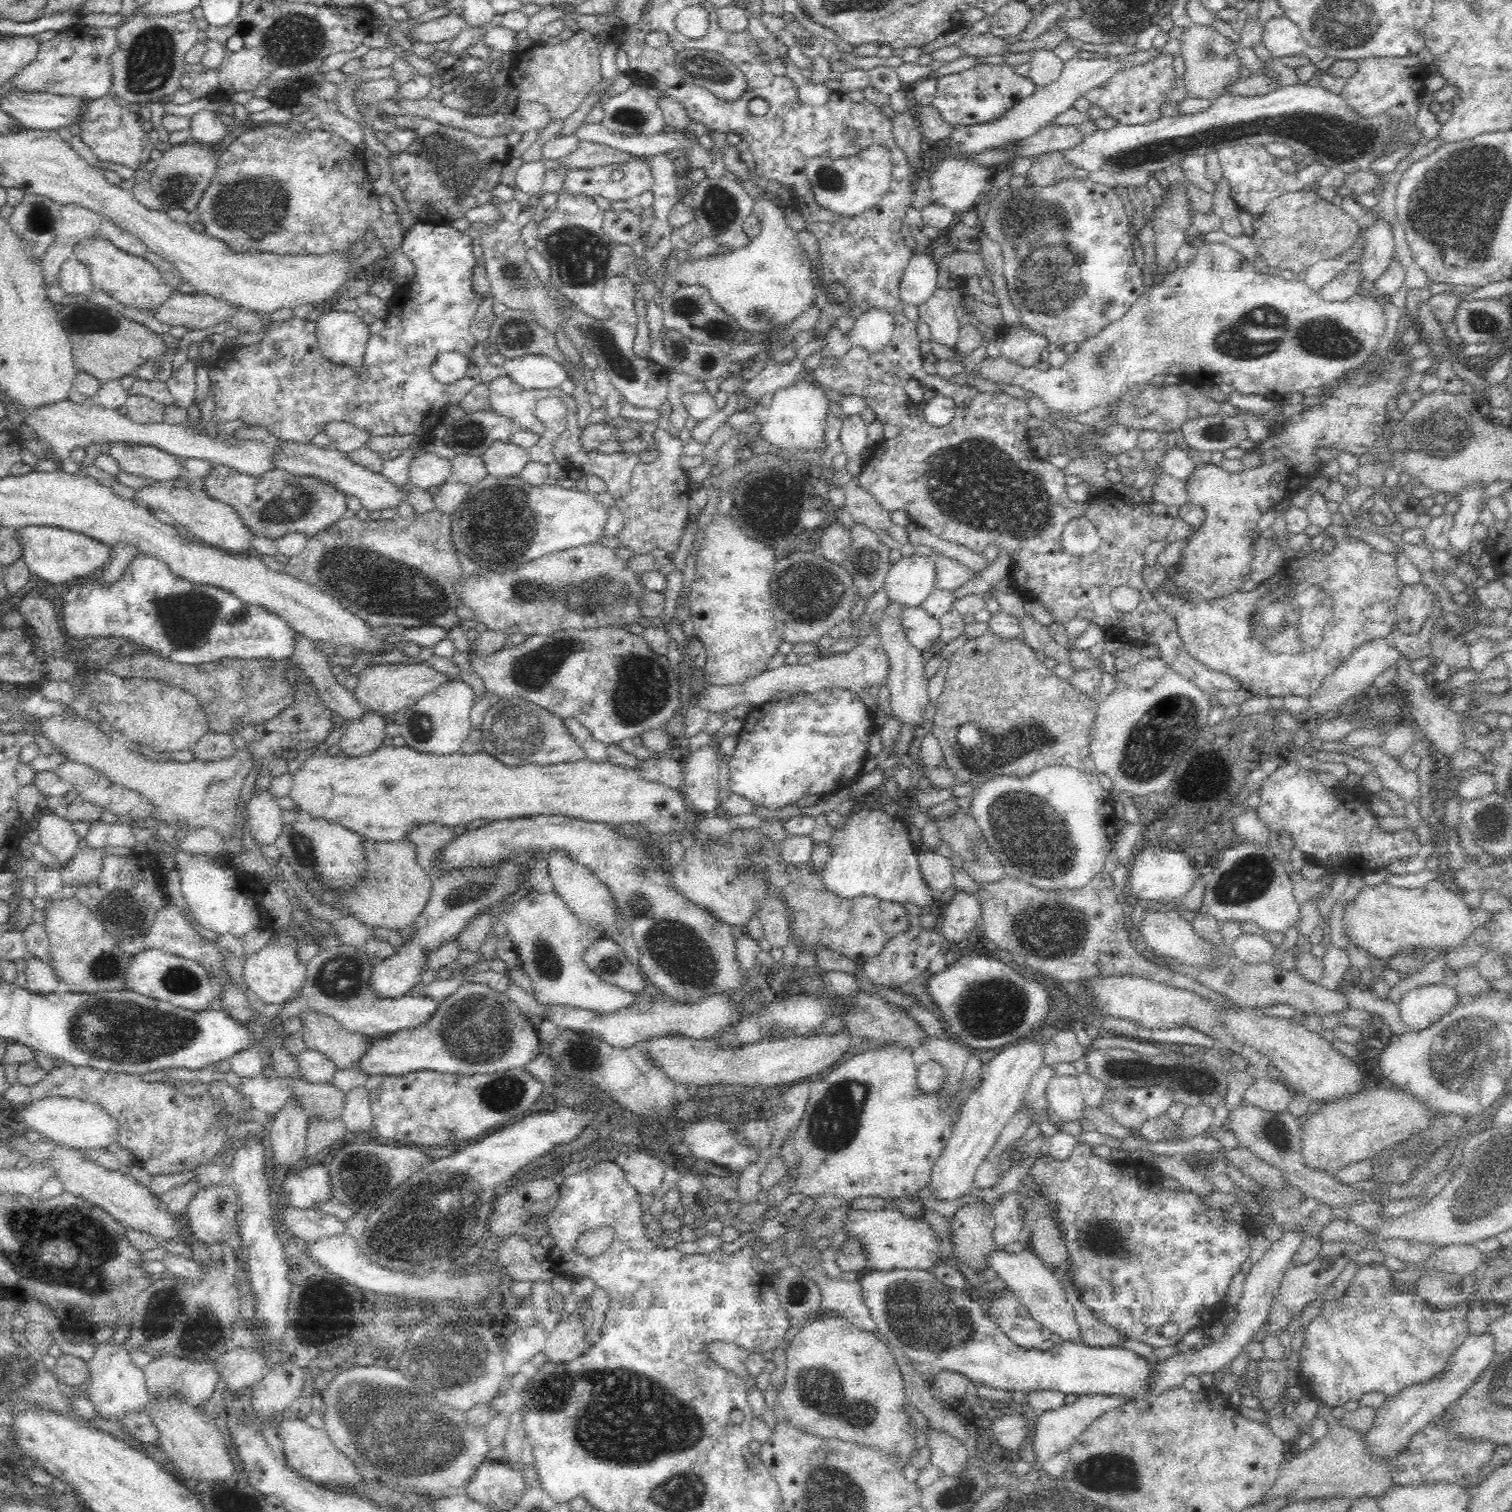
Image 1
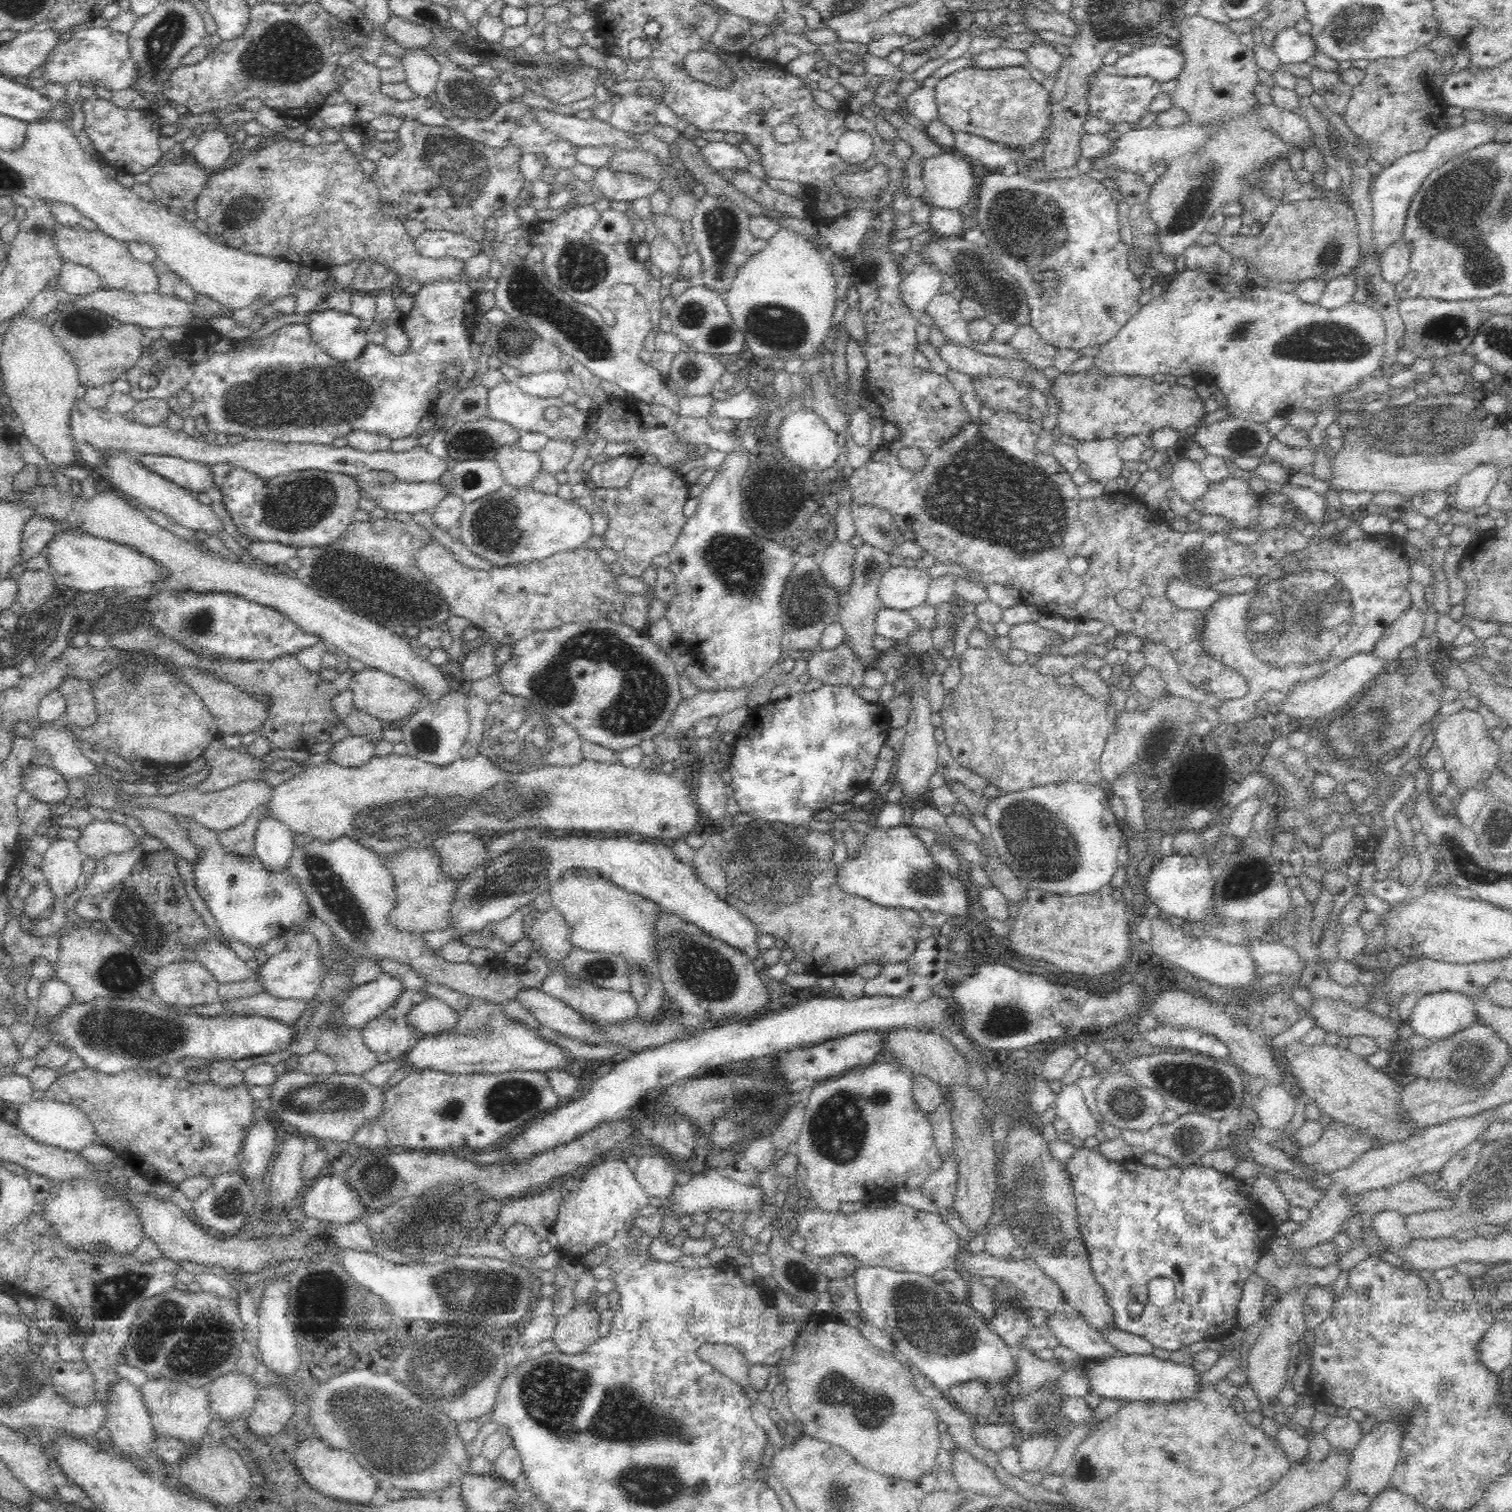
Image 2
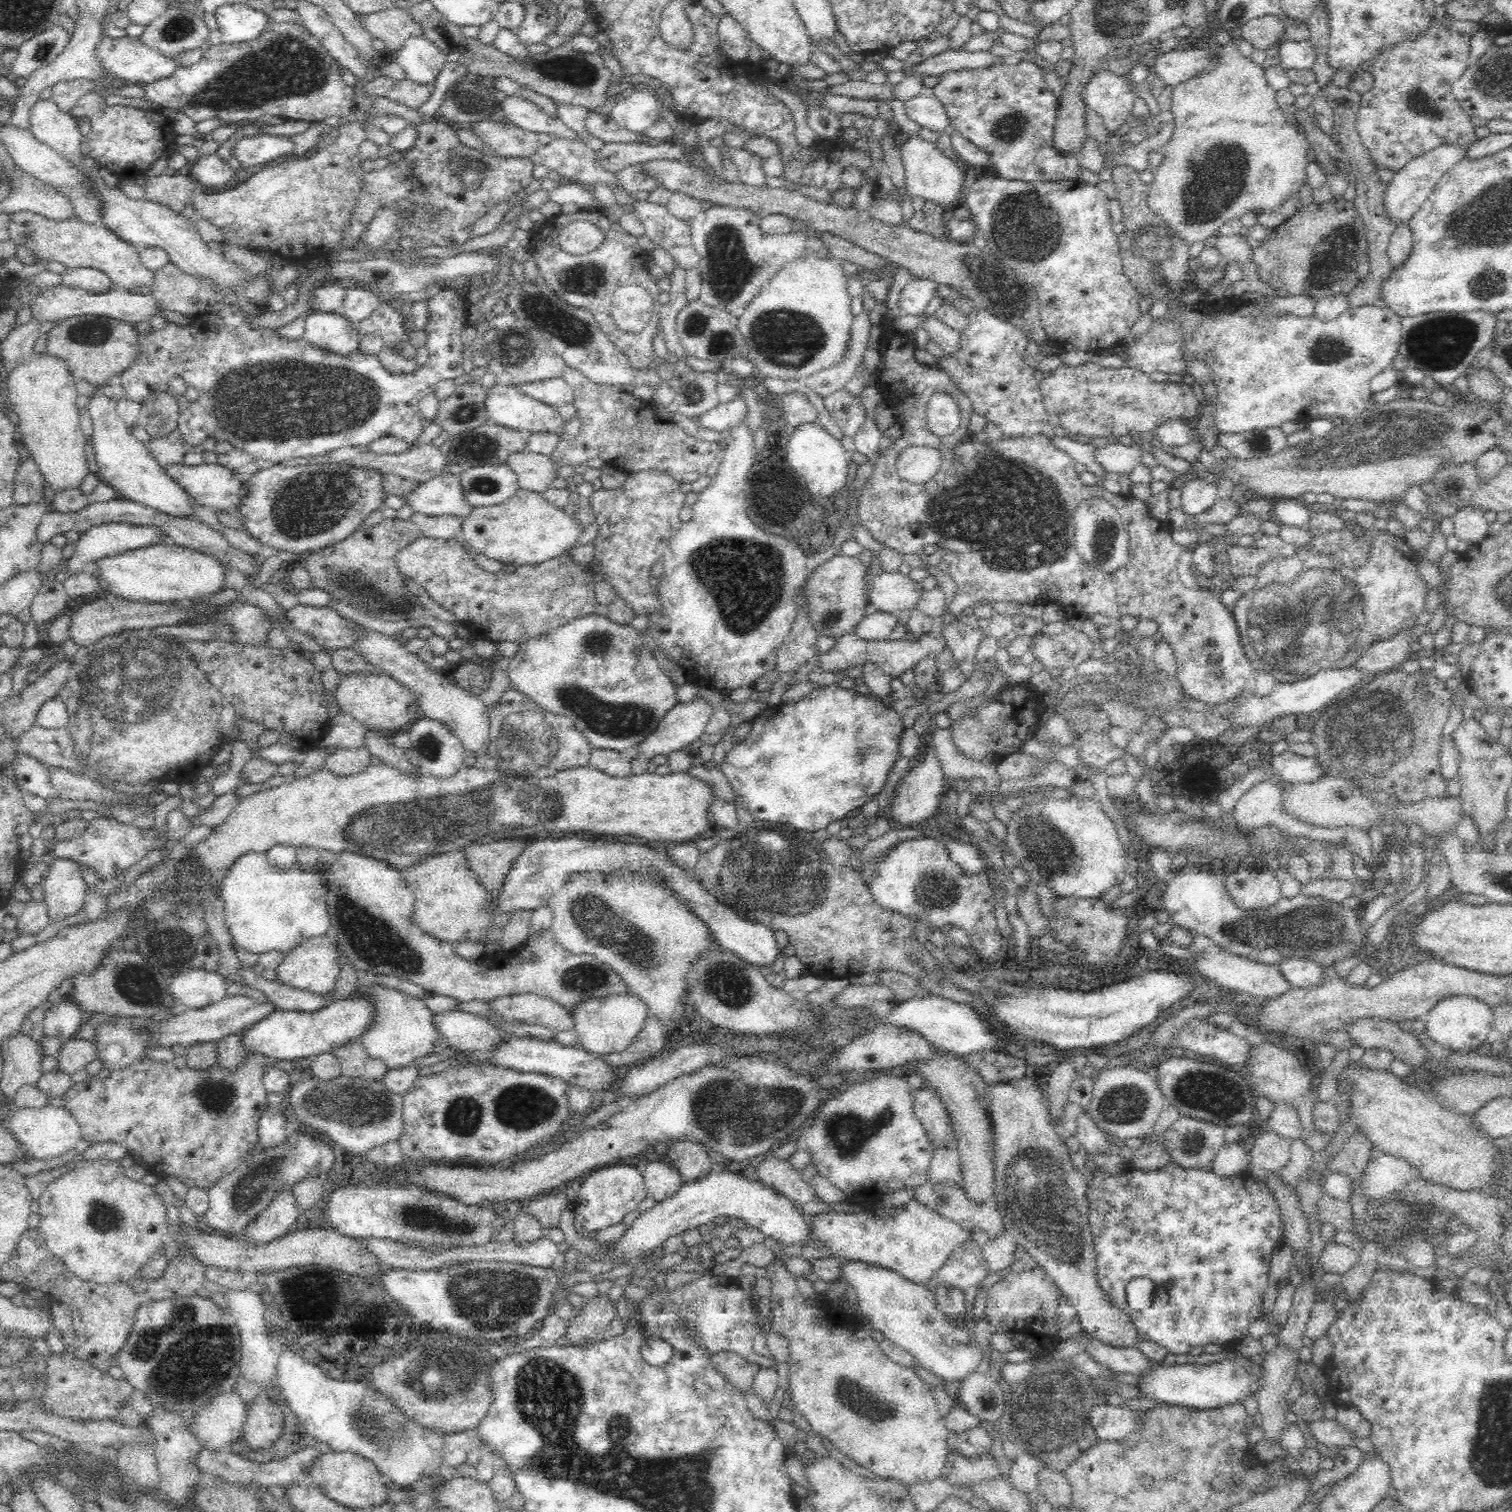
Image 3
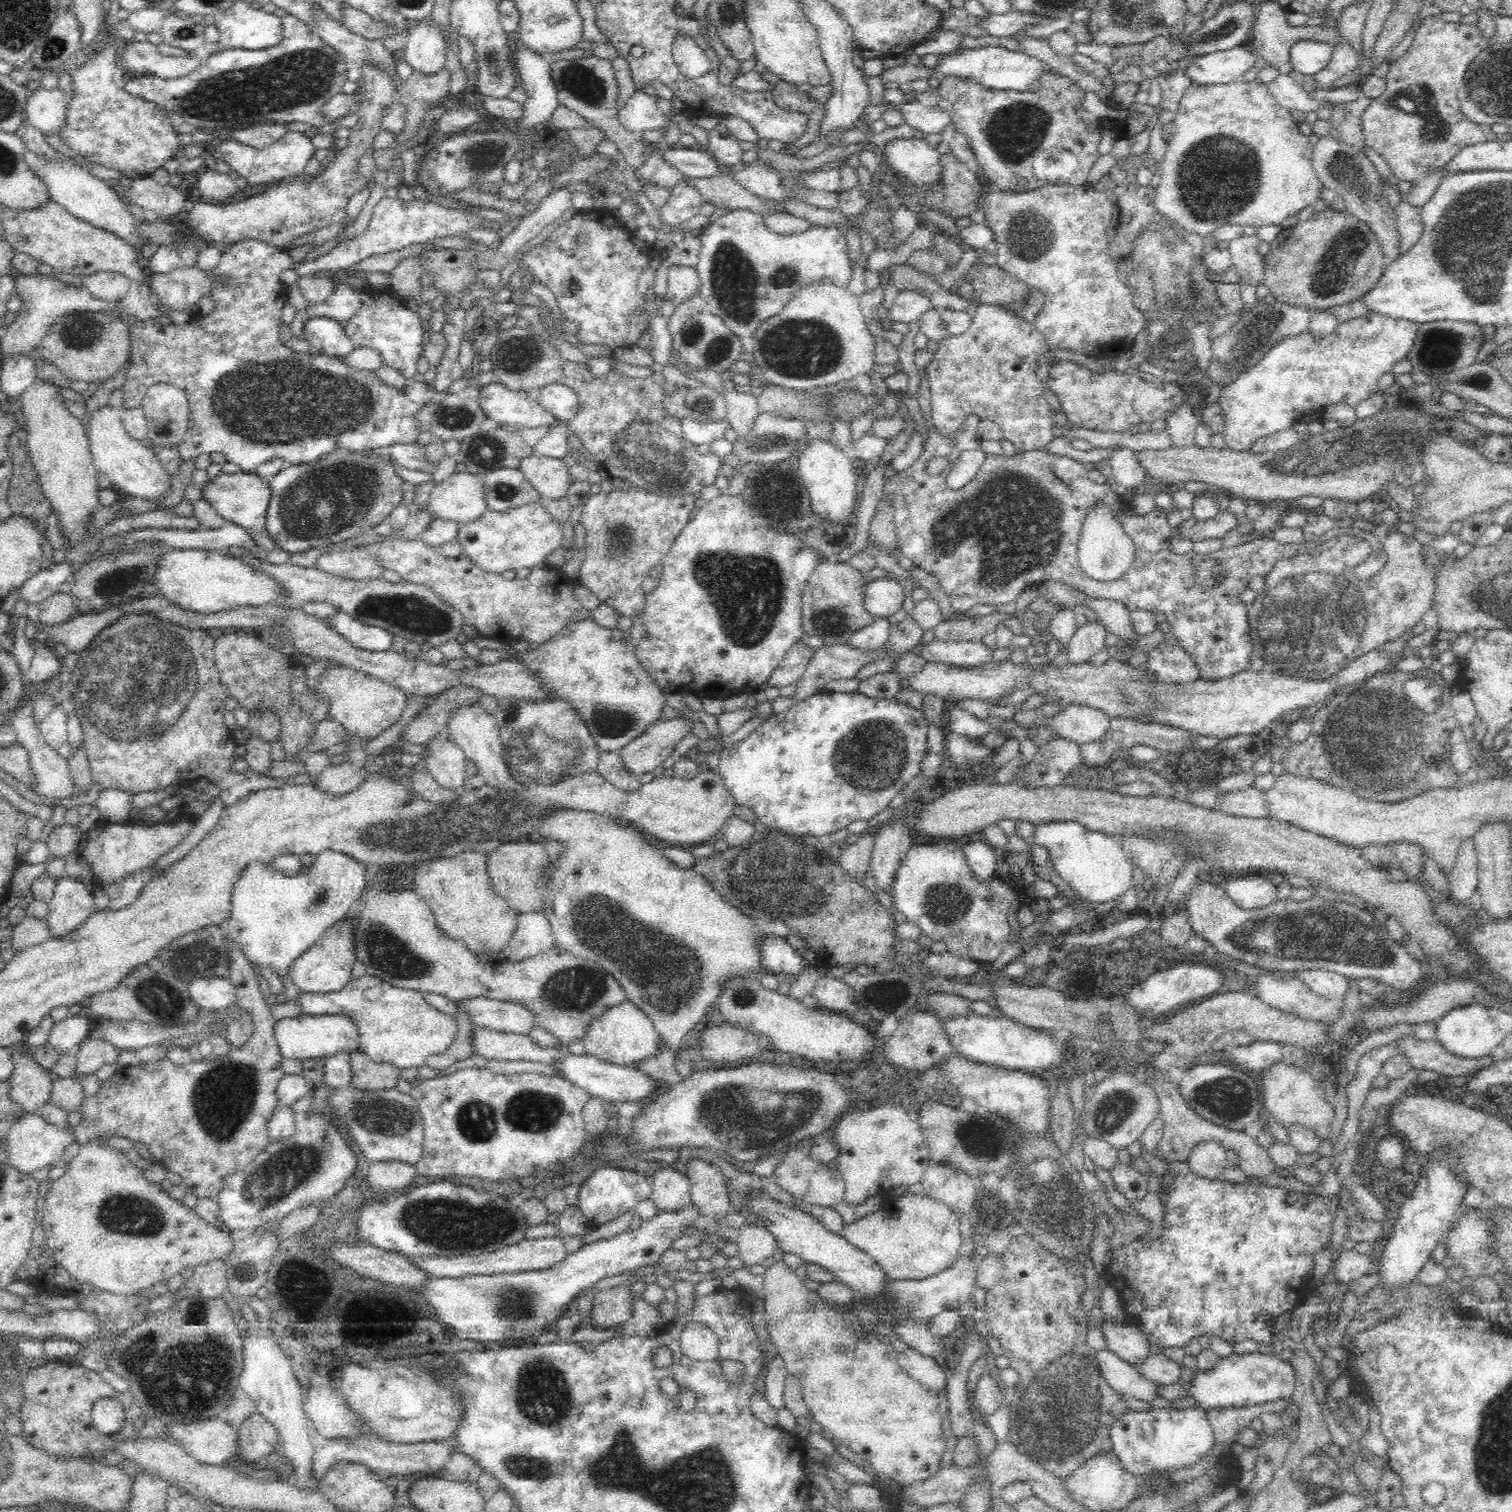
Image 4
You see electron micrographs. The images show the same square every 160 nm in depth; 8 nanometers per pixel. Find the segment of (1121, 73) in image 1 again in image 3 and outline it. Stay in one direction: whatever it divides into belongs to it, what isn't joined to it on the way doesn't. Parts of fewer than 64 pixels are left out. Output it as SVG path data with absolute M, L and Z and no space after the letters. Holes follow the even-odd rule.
M1101 70L1086 84L1083 99L1087 107L1102 118L1106 130L1114 132L1133 117L1137 85L1126 76Z

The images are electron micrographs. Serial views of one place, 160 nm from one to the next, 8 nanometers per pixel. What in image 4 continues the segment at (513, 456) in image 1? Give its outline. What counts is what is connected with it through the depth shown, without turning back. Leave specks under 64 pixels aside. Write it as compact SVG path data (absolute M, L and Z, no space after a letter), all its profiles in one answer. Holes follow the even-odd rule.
M531 454L520 461L518 469L542 500L566 496L573 483L563 459Z

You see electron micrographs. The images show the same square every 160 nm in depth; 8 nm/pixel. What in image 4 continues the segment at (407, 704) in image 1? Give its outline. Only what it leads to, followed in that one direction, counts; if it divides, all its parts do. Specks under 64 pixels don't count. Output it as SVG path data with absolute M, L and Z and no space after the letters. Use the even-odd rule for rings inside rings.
M344 666L329 667L318 677L318 698L329 701L328 718L334 718L346 732L370 741L391 728L403 716L409 696L406 692L376 677Z

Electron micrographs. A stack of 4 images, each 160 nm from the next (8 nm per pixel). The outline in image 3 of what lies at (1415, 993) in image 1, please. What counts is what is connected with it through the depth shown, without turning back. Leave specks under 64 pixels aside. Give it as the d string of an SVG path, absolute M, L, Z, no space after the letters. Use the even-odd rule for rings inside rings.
M1448 996L1424 1014L1424 1032L1440 1046L1450 1048L1452 1051L1462 1052L1466 1046L1479 1048L1486 1044L1488 1034L1492 1029L1492 1009L1484 1002L1468 996Z

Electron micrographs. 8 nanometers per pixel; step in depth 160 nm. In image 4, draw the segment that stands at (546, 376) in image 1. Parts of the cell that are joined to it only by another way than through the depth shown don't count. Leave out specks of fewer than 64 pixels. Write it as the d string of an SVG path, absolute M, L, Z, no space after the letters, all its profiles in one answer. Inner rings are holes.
M561 382L544 385L533 392L539 405L552 413L555 419L569 421L575 414L579 405L577 394Z

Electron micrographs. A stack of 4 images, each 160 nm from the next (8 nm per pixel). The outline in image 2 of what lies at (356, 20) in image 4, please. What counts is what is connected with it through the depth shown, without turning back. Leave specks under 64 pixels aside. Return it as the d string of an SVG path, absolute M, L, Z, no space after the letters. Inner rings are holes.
M391 15L387 24L380 28L380 31L390 34L396 43L402 48L413 50L424 48L434 42L436 31L416 24L411 21L404 21L402 17Z

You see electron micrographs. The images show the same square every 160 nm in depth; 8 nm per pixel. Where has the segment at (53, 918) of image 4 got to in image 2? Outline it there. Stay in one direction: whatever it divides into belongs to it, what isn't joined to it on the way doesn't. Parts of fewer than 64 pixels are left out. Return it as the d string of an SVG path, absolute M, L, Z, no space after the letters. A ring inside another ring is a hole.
M50 838L48 850L44 852L41 864L41 878L48 880L54 893L54 900L66 898L82 884L84 856L79 846L66 838Z

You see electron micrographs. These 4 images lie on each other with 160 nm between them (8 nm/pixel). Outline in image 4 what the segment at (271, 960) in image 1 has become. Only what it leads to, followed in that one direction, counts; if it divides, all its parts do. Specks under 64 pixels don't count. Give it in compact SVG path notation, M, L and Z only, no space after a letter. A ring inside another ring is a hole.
M343 919L337 922L316 941L309 949L297 956L289 966L287 972L296 984L296 988L302 993L328 994L342 990L349 984L351 971L356 962L353 951L353 934L349 928L349 922Z

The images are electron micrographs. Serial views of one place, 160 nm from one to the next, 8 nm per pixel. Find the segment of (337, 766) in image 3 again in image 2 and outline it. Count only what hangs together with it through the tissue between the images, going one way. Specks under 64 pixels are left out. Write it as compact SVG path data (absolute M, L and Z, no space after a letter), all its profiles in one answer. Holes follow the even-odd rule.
M350 734L344 740L336 742L328 752L328 756L330 761L345 766L345 768L358 768L375 756L374 749L373 738Z

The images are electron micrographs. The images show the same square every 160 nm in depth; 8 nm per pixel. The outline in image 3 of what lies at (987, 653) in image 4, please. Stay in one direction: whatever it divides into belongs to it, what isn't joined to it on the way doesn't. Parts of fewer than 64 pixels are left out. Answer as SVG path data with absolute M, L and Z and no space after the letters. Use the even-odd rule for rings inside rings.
M852 630L839 636L830 652L820 655L817 669L835 674L836 671L843 671L846 667L862 666L866 661L870 661L882 669L886 676L894 679L898 678L900 674L904 674L906 670L914 668L926 656L930 654L938 656L944 645L946 642L942 636L930 636L929 634L921 636L915 641L908 641L907 639L890 640L889 638L885 641L865 641Z

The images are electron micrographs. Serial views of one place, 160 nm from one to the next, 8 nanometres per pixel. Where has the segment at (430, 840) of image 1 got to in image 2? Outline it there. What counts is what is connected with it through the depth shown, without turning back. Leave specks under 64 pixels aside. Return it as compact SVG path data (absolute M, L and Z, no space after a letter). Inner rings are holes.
M448 832L438 836L431 848L439 853L442 874L454 879L463 877L471 868L485 865L490 860L486 856L484 840L476 837L473 832Z

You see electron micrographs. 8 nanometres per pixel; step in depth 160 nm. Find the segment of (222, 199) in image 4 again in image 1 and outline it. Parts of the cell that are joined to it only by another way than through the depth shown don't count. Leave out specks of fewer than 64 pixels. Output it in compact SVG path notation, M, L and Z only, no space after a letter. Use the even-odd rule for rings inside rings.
M200 110L190 116L191 139L210 146L222 141L228 132L220 117L221 113L212 110Z

